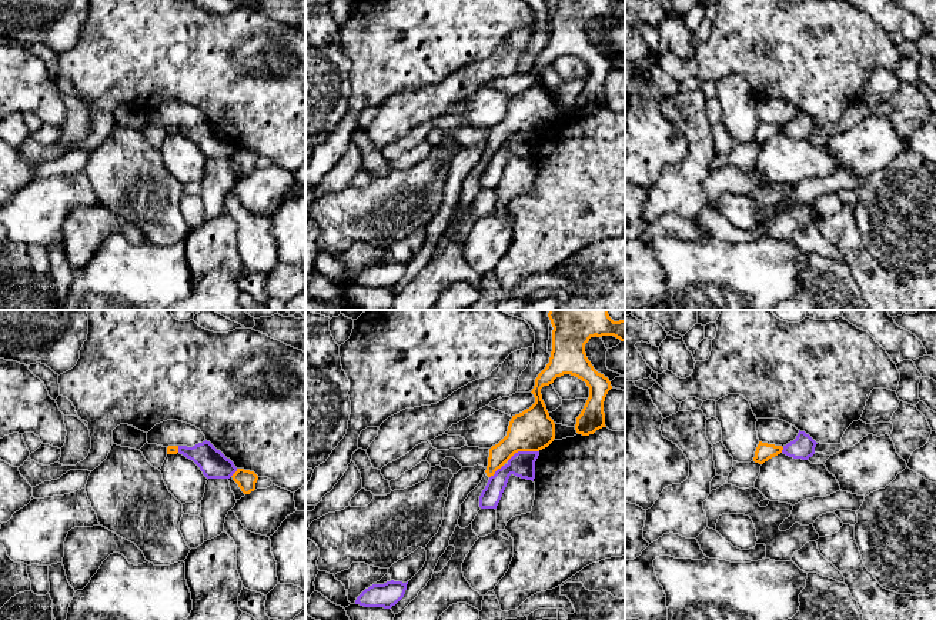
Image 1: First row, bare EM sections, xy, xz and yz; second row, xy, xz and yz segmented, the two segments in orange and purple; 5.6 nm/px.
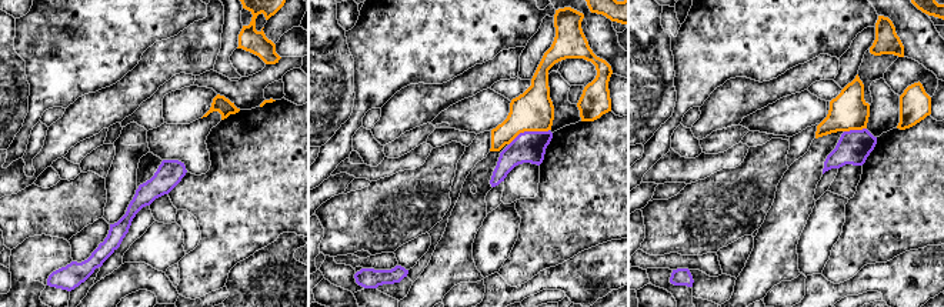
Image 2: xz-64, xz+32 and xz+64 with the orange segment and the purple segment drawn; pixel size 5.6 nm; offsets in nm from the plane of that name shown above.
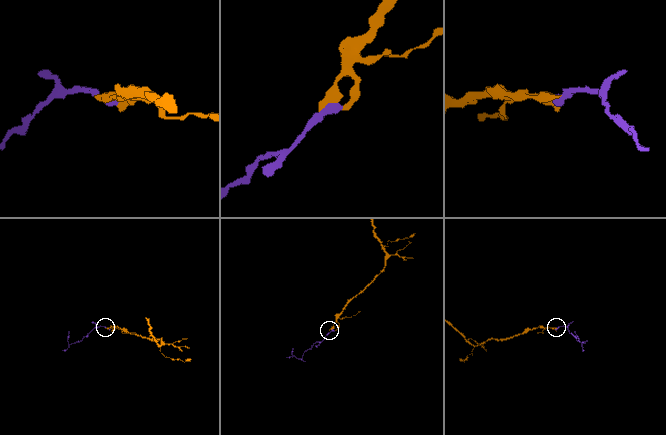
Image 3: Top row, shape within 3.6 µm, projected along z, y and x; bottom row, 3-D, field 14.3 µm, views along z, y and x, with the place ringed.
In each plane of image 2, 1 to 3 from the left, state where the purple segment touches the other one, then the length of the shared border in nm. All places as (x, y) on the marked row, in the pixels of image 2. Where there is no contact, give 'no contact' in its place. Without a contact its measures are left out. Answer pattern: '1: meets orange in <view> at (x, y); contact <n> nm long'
1: no contact
2: meets orange in xz+32 at (529, 130); contact 240 nm long
3: meets orange in xz+64 at (854, 129); contact 130 nm long

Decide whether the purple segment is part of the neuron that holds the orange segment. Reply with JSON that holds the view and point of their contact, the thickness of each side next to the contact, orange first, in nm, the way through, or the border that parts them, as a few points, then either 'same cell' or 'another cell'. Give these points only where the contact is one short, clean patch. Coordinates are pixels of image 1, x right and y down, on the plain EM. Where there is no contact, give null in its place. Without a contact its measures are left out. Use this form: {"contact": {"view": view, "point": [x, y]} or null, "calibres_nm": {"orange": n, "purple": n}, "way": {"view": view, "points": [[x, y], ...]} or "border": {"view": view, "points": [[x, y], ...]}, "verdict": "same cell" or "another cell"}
{"contact": {"view": "xz", "point": [522, 130]}, "calibres_nm": {"orange": 240, "purple": 140}, "border": {"view": "xz", "points": [[538, 130], [518, 130], [507, 140]]}, "verdict": "another cell"}

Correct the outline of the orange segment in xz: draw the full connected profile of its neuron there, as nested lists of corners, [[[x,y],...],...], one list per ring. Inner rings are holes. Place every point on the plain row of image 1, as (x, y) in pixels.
[[[551,0],[552,31],[549,43],[535,59],[535,83],[512,96],[507,116],[489,129],[487,156],[491,157],[518,131],[539,131],[555,119],[555,103],[542,80],[541,69],[556,57],[571,54],[586,63],[589,77],[576,97],[578,114],[589,116],[605,106],[604,81],[611,61],[598,53],[585,33],[591,17],[614,16],[625,21],[625,0]]]

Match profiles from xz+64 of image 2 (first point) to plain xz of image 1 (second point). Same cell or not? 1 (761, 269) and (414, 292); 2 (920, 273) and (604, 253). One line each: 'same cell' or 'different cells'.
1: same cell
2: same cell

